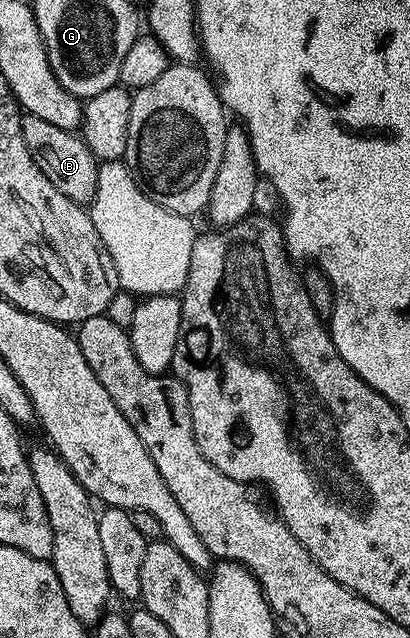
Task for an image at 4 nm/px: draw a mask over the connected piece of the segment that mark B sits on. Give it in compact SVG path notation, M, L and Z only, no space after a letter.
M24 113L21 132L25 136L25 148L29 148L29 156L33 156L45 180L49 180L49 184L53 184L53 188L57 188L61 196L69 196L69 200L81 207L86 207L95 199L97 172L101 163L93 156L93 152L89 152L76 131L57 128L57 124L41 120L41 116Z

